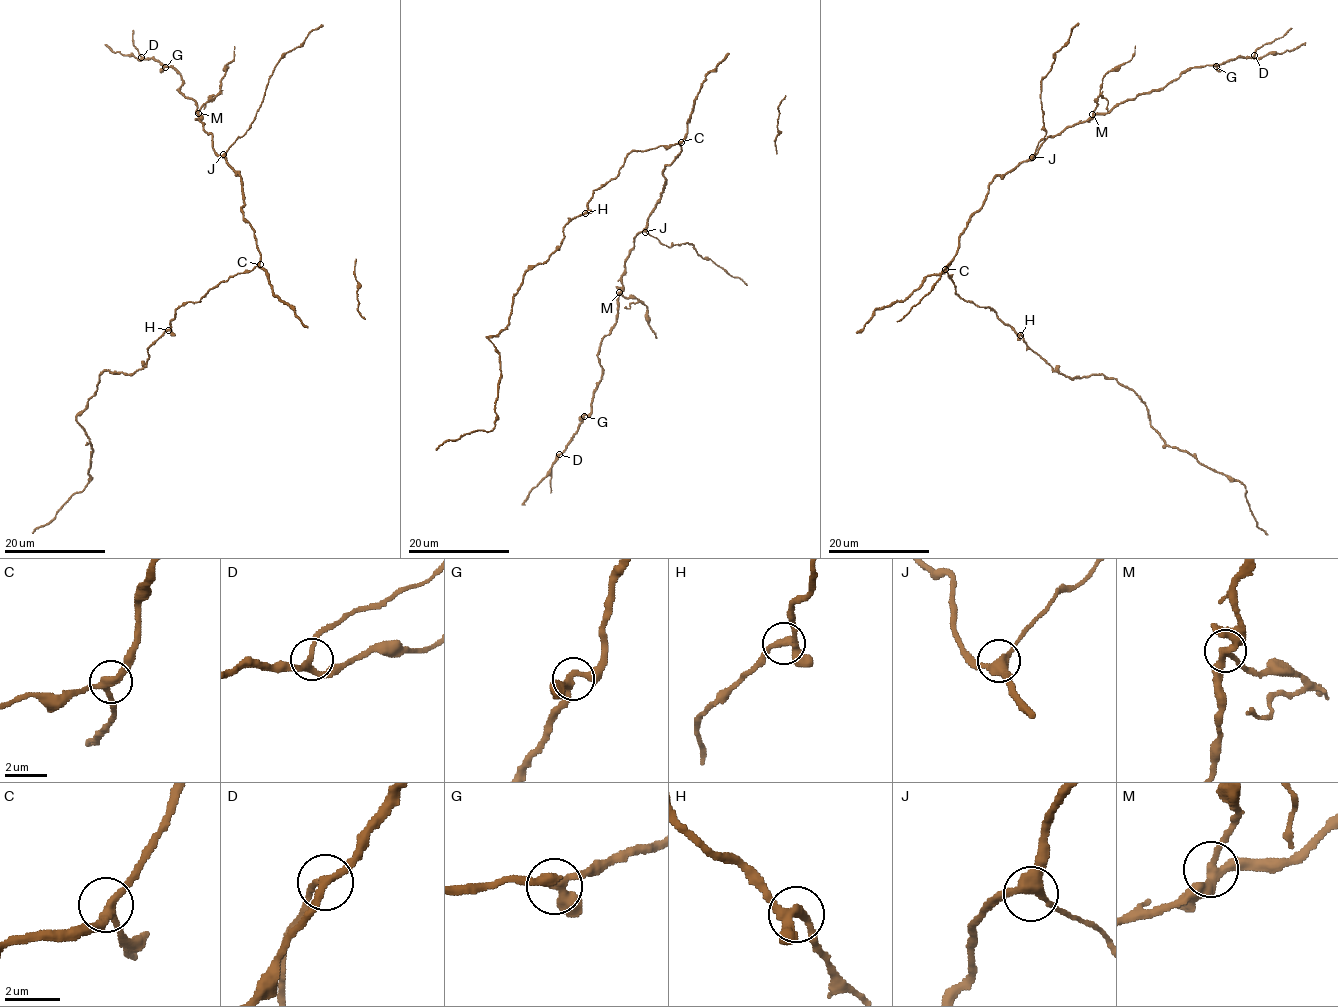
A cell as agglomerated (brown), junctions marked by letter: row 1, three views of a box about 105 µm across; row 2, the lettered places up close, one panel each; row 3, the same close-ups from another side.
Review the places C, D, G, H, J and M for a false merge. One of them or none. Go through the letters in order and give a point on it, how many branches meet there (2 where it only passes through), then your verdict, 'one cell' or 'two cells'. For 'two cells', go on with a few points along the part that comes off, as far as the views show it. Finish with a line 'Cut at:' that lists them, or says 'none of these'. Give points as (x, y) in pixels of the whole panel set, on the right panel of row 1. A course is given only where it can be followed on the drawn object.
C: place (945, 269); branches 3; one cell
D: place (1254, 55); branches 3; one cell
G: place (1216, 66); branches 3; one cell
H: place (1020, 335); branches 3; one cell
J: place (1032, 157); branches 3; one cell
M: place (1092, 114); branches 3; two cells; course (1093, 115), (1102, 78), (1131, 58), (1135, 45)
Cut at: M

